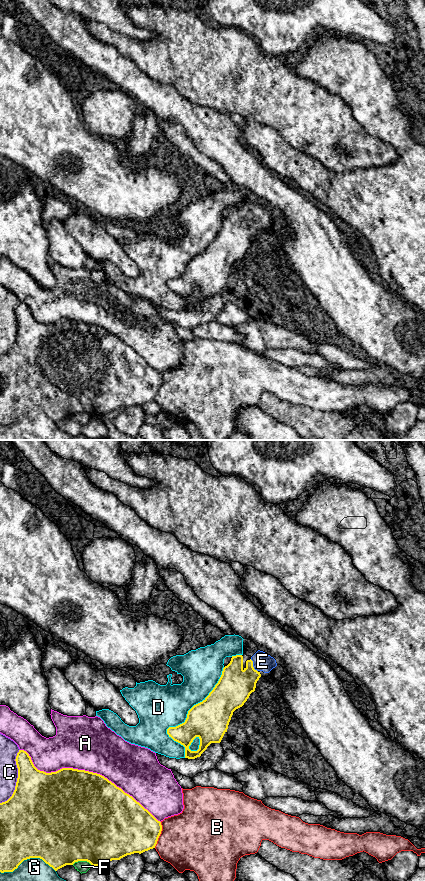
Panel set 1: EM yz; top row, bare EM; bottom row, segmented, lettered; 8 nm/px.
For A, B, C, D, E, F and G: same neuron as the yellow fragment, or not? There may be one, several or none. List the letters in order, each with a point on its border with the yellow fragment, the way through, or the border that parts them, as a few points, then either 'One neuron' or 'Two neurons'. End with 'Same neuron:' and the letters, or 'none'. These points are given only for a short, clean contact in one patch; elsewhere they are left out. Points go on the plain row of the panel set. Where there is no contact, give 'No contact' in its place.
A: Touches yellow at yz (88, 323). Two neurons
B: Touches yellow at yz (159, 387). Two neurons
C: Touches yellow at yz (17, 330). Two neurons
D: Touches yellow at yz (187, 269). Two neurons
E: Touches yellow at yz (252, 217). Path across: yz (235, 237), (252, 217), (262, 213). One neuron
F: Touches yellow at yz (82, 412). Two neurons
G: Touches yellow at yz (27, 410). Two neurons
Same neuron: E

